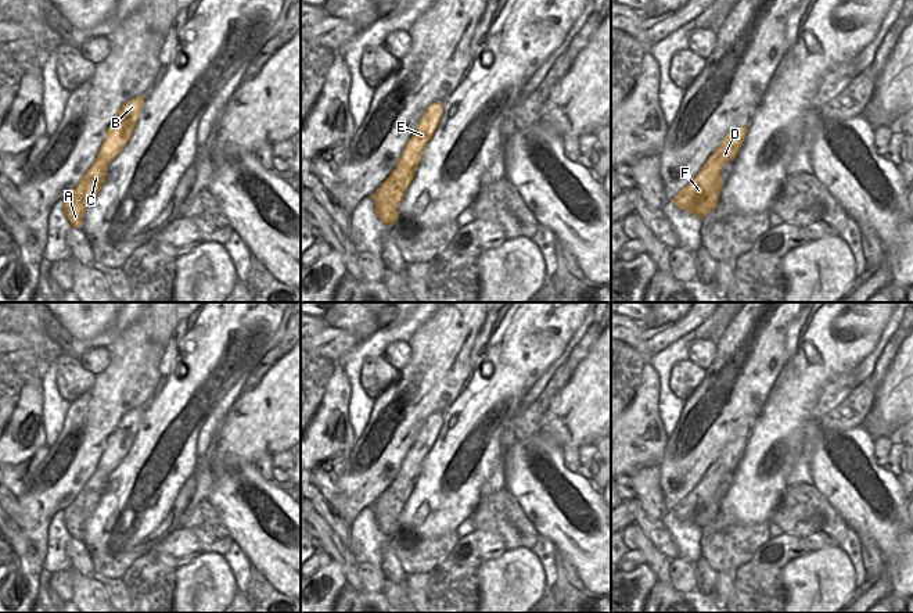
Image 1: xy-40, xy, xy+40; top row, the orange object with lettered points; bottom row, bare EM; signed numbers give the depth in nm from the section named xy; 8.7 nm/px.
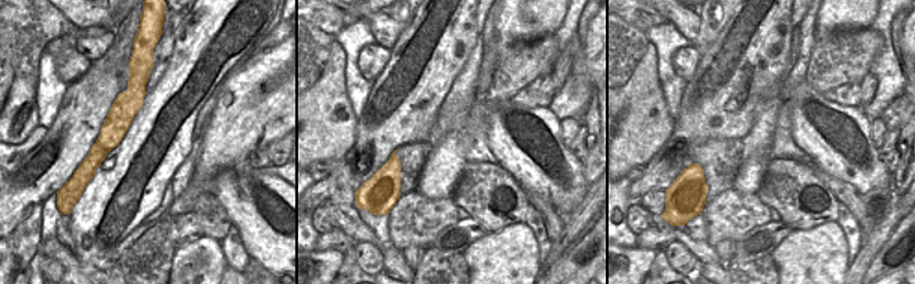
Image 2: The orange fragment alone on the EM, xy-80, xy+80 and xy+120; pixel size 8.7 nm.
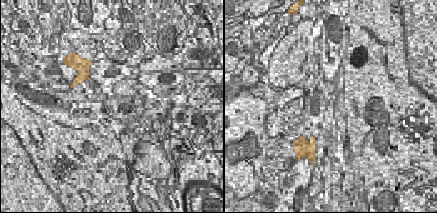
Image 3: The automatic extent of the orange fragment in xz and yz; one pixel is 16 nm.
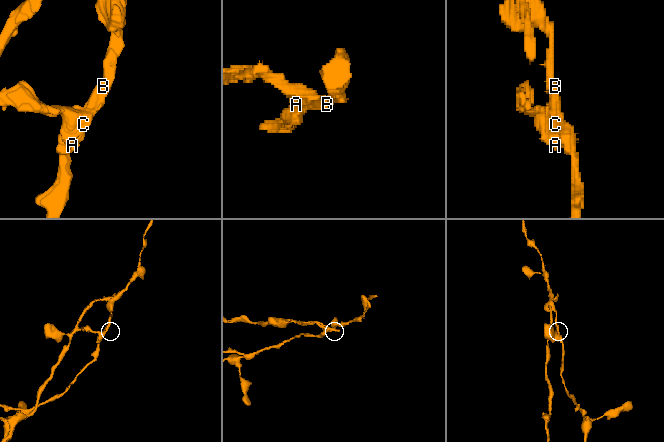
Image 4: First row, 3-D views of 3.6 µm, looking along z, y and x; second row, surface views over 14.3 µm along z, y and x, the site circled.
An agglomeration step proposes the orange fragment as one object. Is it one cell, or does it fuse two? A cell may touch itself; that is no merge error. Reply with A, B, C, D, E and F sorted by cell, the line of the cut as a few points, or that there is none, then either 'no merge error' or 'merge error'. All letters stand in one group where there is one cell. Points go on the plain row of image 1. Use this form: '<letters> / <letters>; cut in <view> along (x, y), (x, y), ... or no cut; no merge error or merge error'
A C / B D E F; cut in xy along (417, 475), (395, 493), (389, 488); merge error

